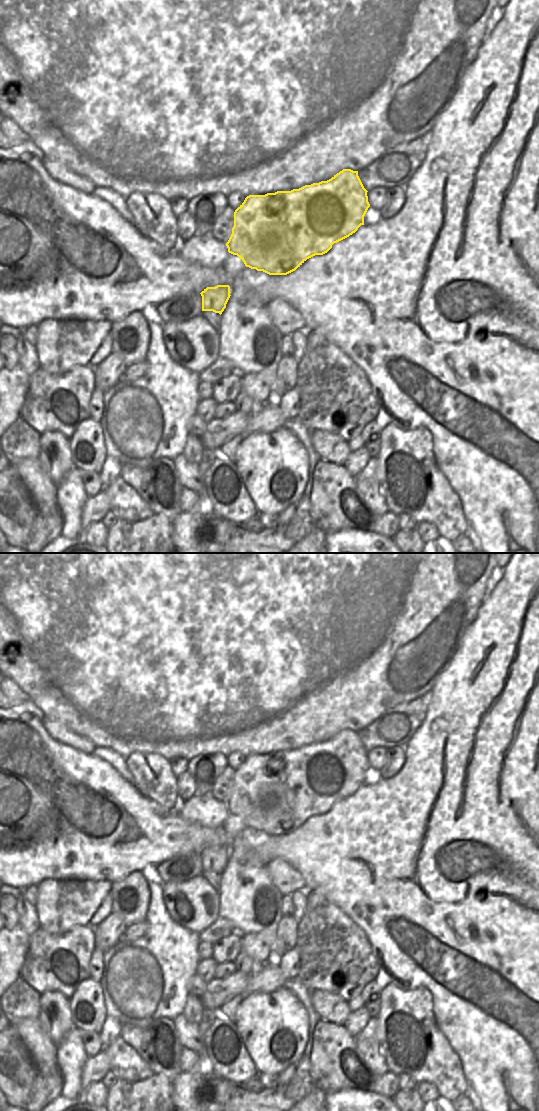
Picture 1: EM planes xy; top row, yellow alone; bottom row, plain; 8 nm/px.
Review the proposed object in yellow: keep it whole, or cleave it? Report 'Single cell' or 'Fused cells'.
Fused cells.

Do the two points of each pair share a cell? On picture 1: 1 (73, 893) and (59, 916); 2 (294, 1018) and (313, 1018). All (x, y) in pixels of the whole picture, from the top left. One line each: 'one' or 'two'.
1: one
2: two

